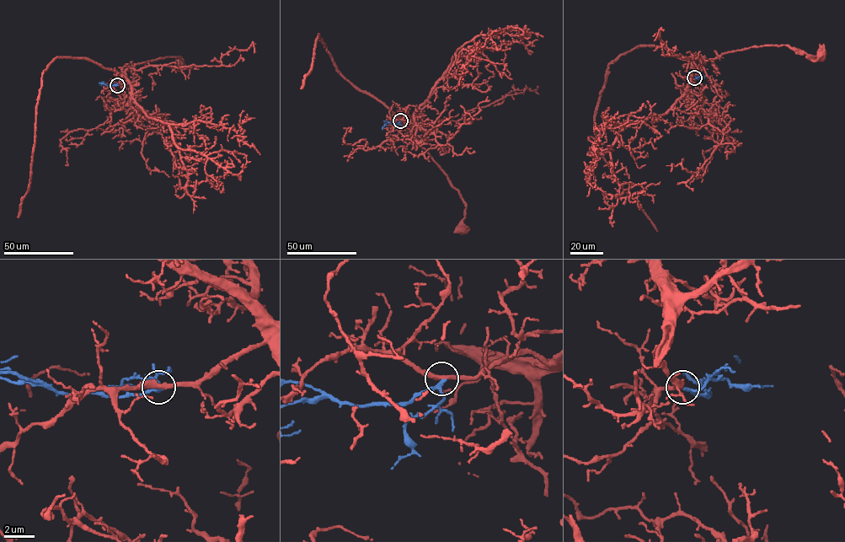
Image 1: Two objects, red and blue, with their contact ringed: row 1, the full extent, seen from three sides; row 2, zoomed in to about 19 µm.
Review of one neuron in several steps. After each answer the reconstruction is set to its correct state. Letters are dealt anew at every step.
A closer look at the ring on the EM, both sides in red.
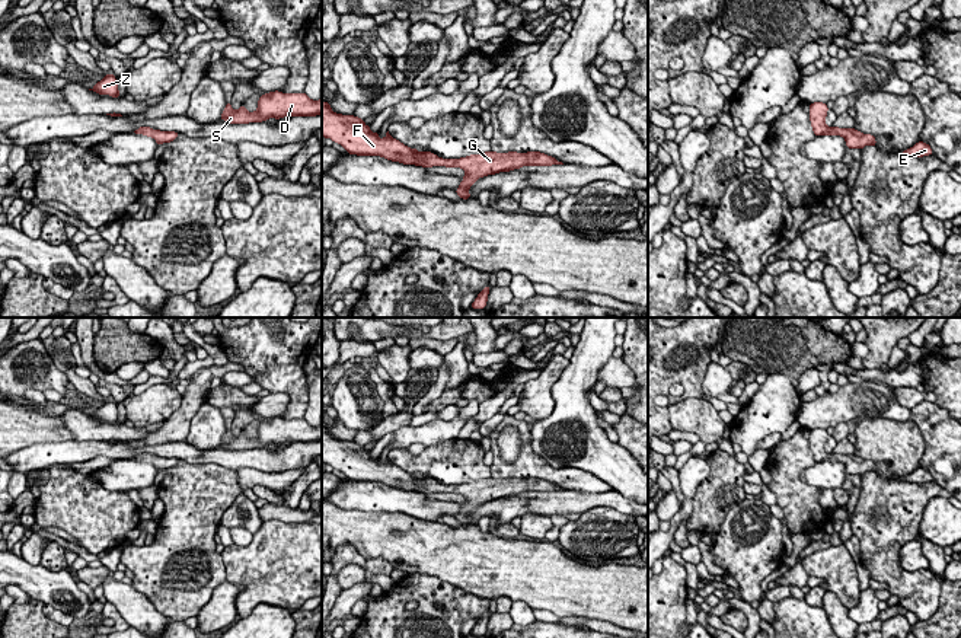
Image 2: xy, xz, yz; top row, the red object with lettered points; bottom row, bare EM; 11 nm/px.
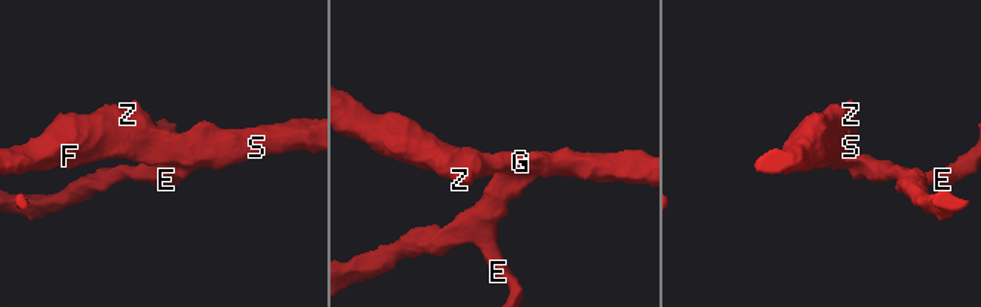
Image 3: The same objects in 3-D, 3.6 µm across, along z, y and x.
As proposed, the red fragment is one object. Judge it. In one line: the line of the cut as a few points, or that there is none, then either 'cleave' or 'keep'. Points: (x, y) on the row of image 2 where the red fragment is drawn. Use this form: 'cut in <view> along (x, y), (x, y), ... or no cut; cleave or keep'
no cut; keep

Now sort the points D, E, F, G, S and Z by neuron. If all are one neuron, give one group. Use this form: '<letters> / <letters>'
D E F G S Z

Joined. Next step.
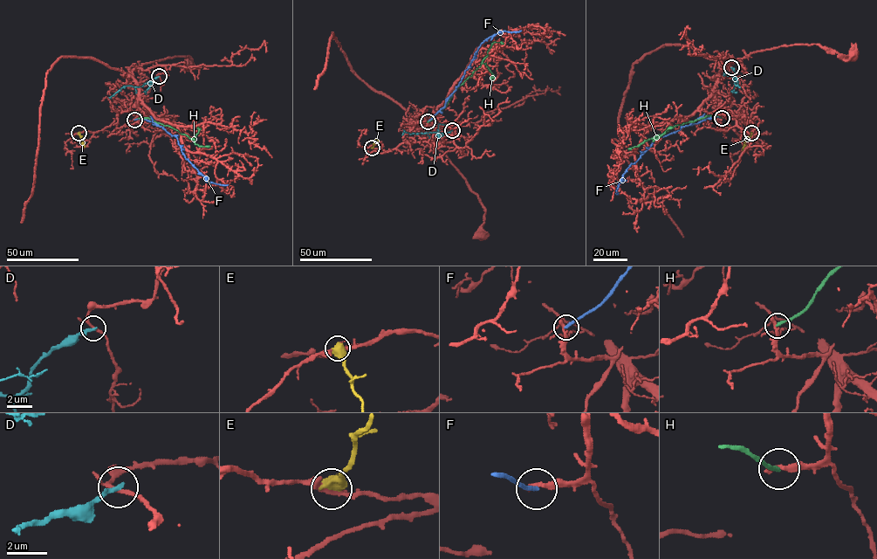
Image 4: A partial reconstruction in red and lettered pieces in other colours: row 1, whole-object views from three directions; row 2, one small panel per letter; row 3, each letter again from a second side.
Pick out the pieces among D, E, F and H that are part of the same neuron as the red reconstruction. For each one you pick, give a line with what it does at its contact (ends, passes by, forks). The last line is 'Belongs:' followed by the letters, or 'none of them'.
Belongs: none of them

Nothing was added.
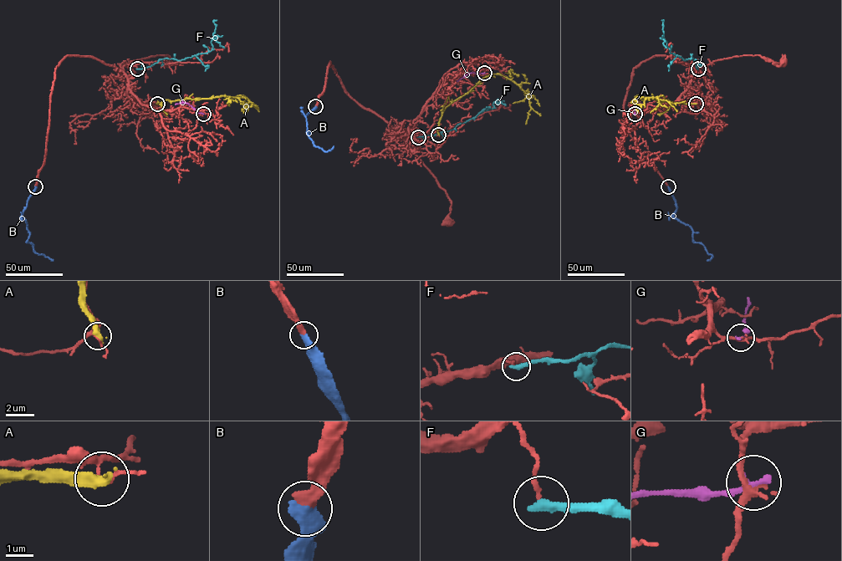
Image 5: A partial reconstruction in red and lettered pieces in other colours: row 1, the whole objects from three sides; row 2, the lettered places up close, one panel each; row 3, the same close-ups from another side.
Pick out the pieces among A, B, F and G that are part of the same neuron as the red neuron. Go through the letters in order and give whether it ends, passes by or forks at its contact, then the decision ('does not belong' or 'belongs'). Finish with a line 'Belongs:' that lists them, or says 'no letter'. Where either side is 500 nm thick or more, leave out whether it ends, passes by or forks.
A: it ends; does not belong
B: belongs
F: it ends; does not belong
G: it ends; does not belong
Belongs: B

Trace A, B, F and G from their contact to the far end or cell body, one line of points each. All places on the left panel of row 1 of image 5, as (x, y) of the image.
A: (157, 104), (166, 99), (221, 96), (244, 97), (249, 102), (243, 100)
B: (35, 186), (22, 213), (29, 234), (26, 242), (32, 243), (35, 252), (53, 260)
F: (137, 68), (150, 66), (160, 59), (179, 60), (211, 51), (216, 27), (214, 21), (216, 20)
G: (203, 114), (198, 113), (186, 103), (175, 104)

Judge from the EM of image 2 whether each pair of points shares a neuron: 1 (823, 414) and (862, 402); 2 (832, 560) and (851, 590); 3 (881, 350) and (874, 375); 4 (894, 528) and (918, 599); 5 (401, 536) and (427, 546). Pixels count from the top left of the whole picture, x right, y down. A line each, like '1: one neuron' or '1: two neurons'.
1: one neuron
2: one neuron
3: two neurons
4: one neuron
5: one neuron

